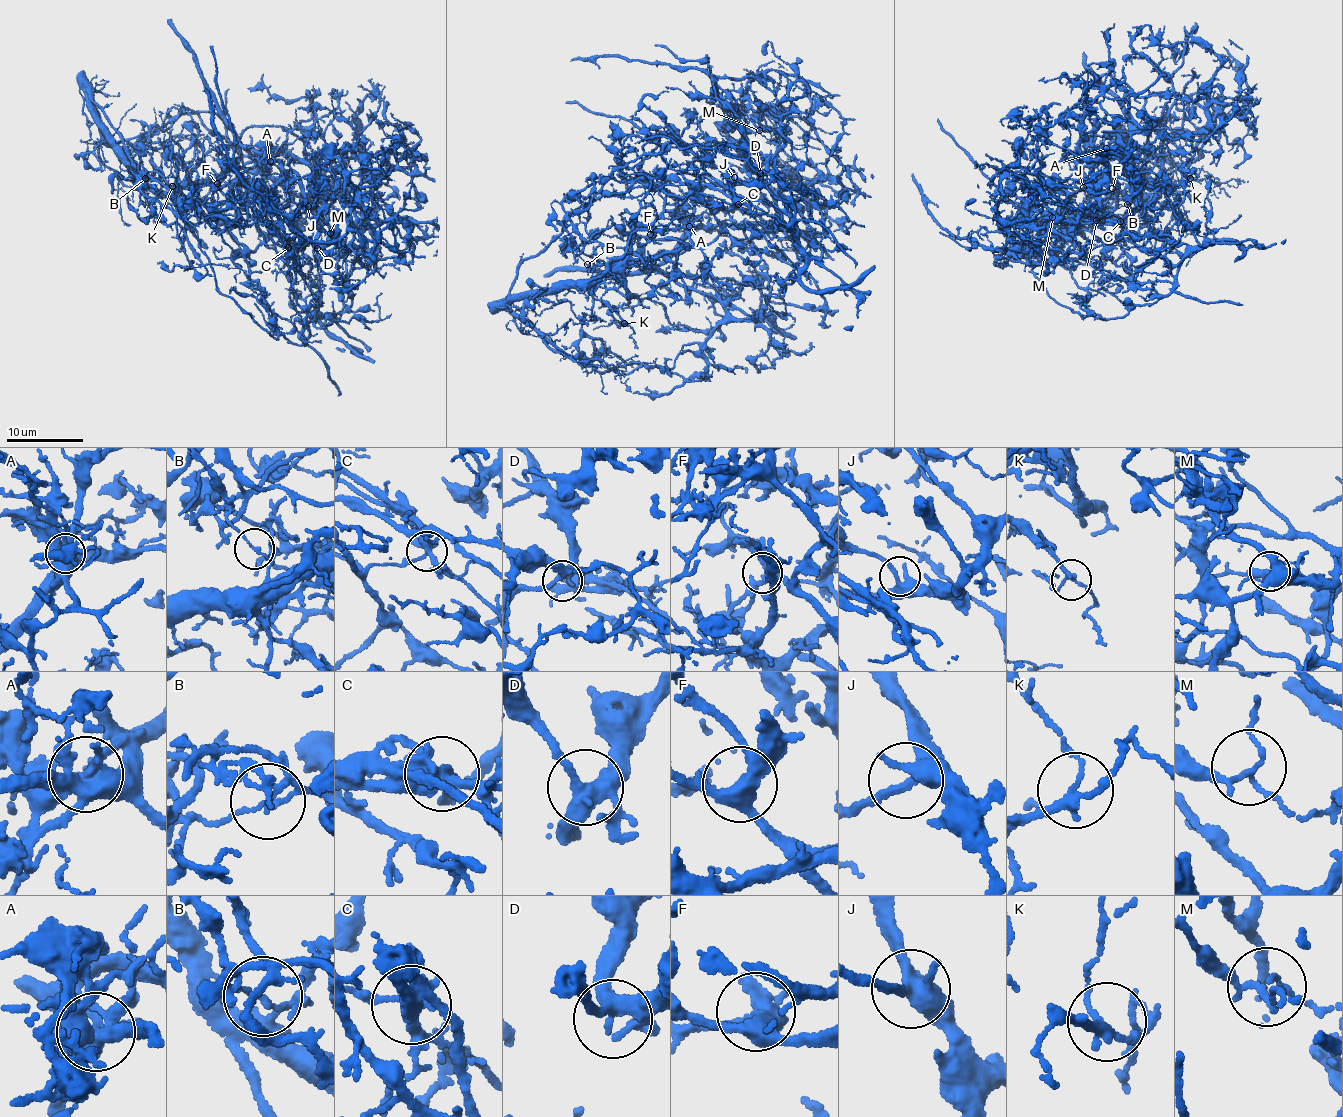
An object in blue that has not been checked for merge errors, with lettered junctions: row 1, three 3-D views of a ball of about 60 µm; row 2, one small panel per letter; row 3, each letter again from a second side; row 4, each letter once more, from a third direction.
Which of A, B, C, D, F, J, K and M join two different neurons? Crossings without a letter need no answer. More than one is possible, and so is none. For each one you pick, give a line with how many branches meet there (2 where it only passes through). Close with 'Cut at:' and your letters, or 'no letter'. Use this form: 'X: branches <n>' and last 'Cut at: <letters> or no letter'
A: branches 8
B: branches 2
C: branches 4
Cut at: A, B, C

